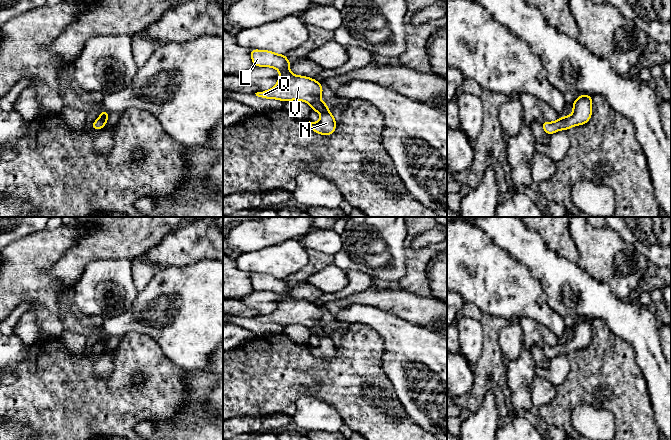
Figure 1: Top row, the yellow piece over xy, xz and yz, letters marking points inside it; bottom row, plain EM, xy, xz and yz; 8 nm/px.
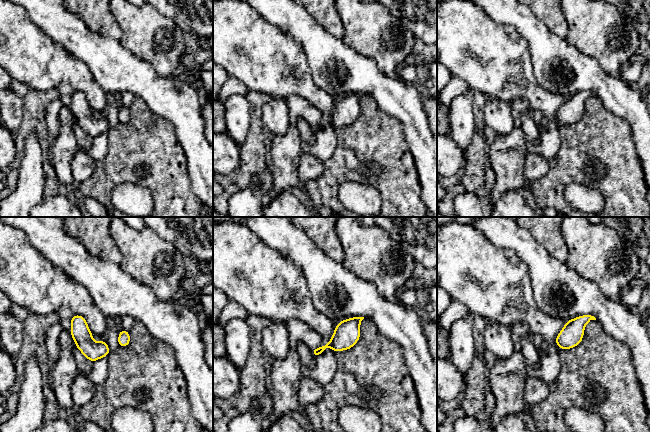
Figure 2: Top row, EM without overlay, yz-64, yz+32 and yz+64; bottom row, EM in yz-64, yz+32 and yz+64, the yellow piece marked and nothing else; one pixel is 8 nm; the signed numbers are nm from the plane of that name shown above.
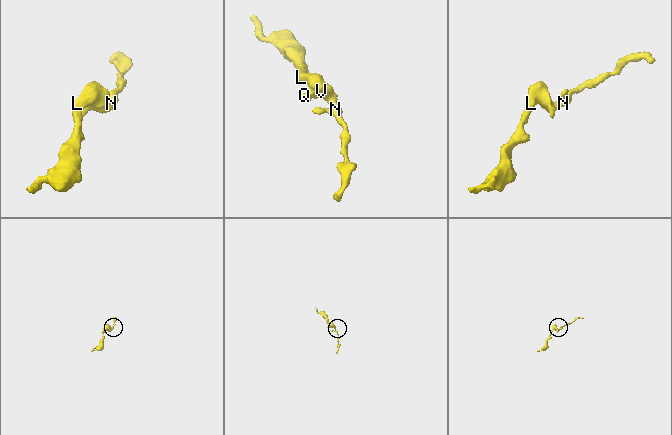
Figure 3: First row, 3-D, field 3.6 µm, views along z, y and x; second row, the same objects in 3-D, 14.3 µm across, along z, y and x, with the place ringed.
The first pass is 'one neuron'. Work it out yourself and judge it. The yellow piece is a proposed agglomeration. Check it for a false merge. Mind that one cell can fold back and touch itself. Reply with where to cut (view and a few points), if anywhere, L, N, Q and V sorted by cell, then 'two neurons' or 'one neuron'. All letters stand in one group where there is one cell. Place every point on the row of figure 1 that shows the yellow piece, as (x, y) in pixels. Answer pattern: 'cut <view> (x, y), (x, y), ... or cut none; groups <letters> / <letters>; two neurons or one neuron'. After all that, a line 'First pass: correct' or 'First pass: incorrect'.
cut none; groups L N Q V; one neuron
First pass: correct

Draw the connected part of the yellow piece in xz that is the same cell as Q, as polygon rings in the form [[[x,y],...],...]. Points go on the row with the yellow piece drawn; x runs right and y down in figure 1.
[[[250,49],[252,63],[256,67],[271,67],[280,72],[276,85],[256,96],[265,99],[277,99],[284,102],[300,100],[308,103],[313,111],[321,114],[318,122],[310,122],[310,128],[320,135],[332,135],[336,129],[336,120],[328,110],[328,104],[320,100],[323,93],[322,85],[313,78],[292,74],[289,68],[292,63],[287,55],[281,55],[269,50]]]

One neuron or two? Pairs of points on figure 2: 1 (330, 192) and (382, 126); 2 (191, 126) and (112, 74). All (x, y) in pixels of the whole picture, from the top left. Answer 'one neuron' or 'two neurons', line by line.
1: one neuron
2: one neuron

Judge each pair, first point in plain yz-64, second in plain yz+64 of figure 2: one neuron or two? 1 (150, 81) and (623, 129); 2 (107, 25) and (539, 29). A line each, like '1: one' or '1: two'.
1: two
2: two

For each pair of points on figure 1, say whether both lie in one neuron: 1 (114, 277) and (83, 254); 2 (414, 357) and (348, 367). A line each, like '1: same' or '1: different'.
1: different
2: different

